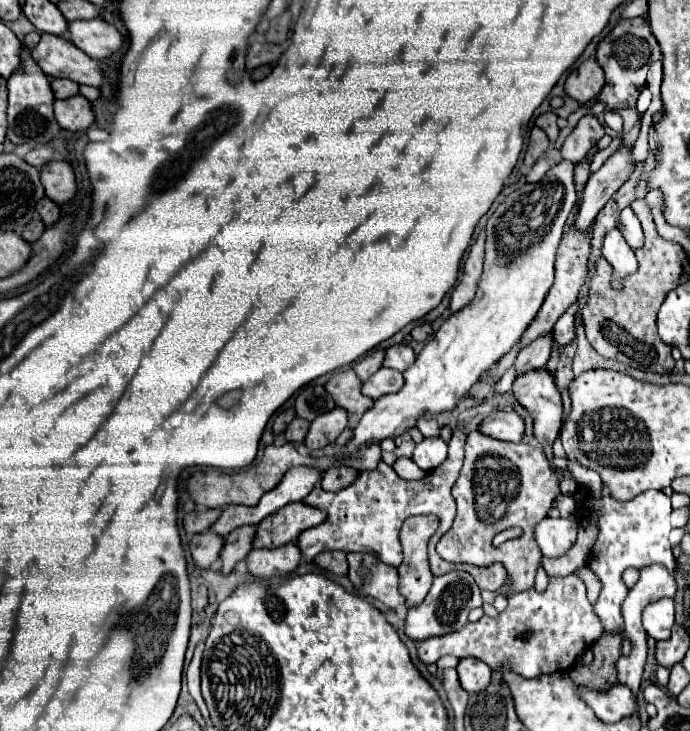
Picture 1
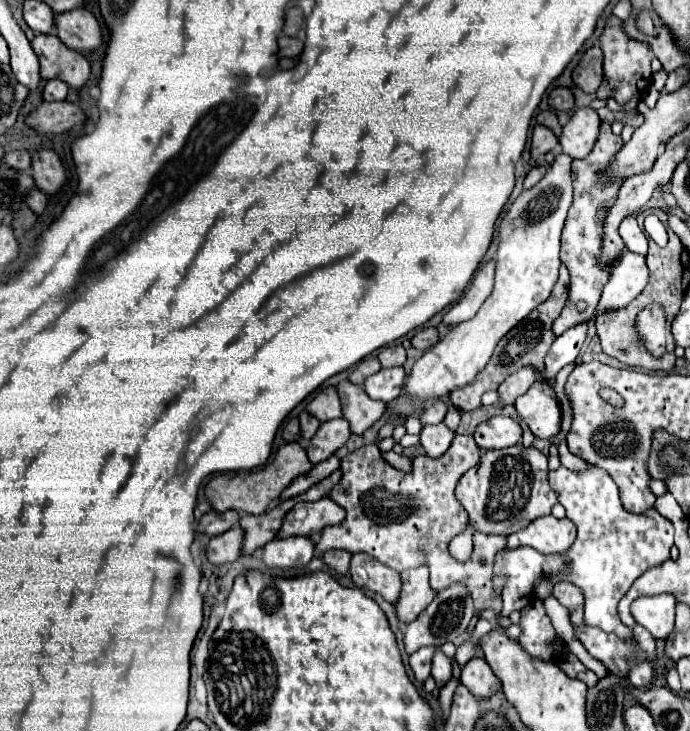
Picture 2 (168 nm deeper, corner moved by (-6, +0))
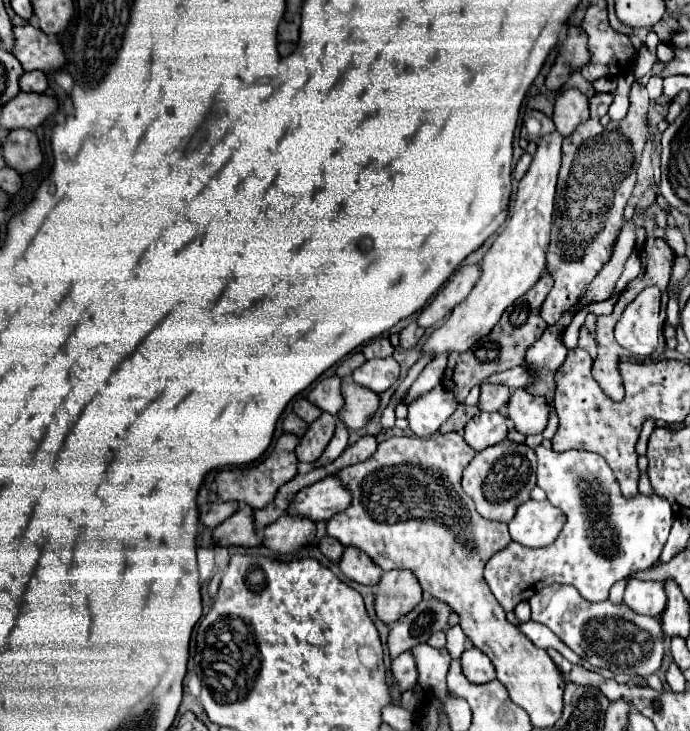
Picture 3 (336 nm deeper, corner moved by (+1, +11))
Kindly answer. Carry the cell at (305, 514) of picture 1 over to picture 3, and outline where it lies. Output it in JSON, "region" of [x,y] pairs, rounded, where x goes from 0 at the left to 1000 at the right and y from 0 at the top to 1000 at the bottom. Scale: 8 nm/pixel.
{"region":[[[487,651],[470,654],[438,668],[420,687],[414,703],[449,709],[452,714],[478,711],[507,689],[507,673],[490,659]]]}

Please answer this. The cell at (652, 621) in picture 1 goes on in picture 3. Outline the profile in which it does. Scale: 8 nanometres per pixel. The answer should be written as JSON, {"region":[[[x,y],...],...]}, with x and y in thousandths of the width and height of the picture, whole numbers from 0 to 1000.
{"region":[[[913,793],[904,810],[904,826],[925,840],[957,845],[965,832],[965,813],[959,796],[933,796]]]}

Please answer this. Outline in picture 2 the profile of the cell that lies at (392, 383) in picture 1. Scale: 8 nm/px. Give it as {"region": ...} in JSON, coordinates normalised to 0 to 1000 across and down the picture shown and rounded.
{"region":[[[567,502],[567,505],[552,505],[549,510],[532,516],[526,529],[541,546],[564,551],[581,540],[584,521],[587,521],[584,502]]]}

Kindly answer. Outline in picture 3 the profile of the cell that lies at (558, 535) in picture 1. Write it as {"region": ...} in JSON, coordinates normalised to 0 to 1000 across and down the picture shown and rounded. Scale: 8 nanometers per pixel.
{"region":[[[765,684],[751,695],[736,722],[739,722],[742,739],[759,747],[780,750],[780,747],[800,744],[814,728],[817,714],[820,714],[820,706],[814,703],[814,698],[800,692],[794,684],[788,687]]]}

